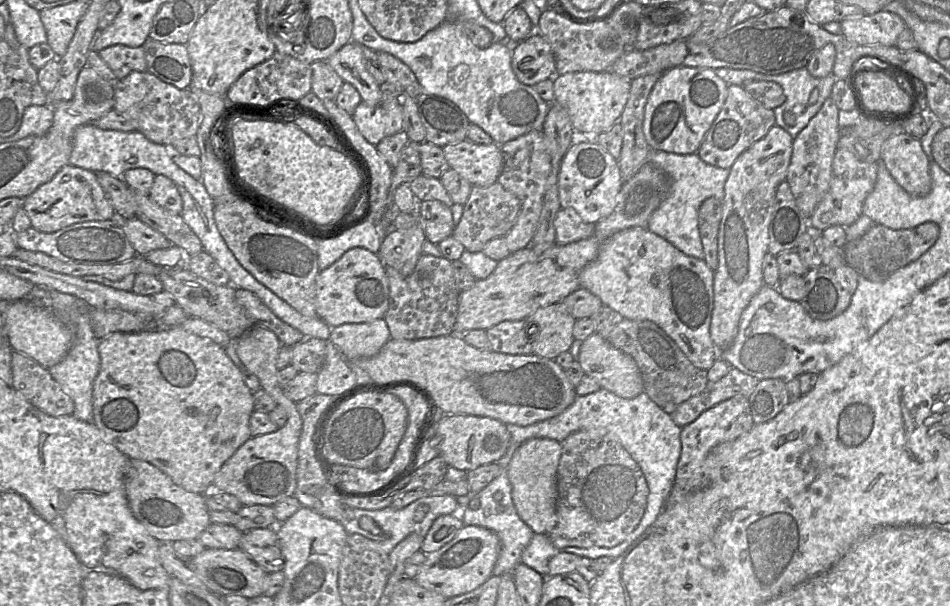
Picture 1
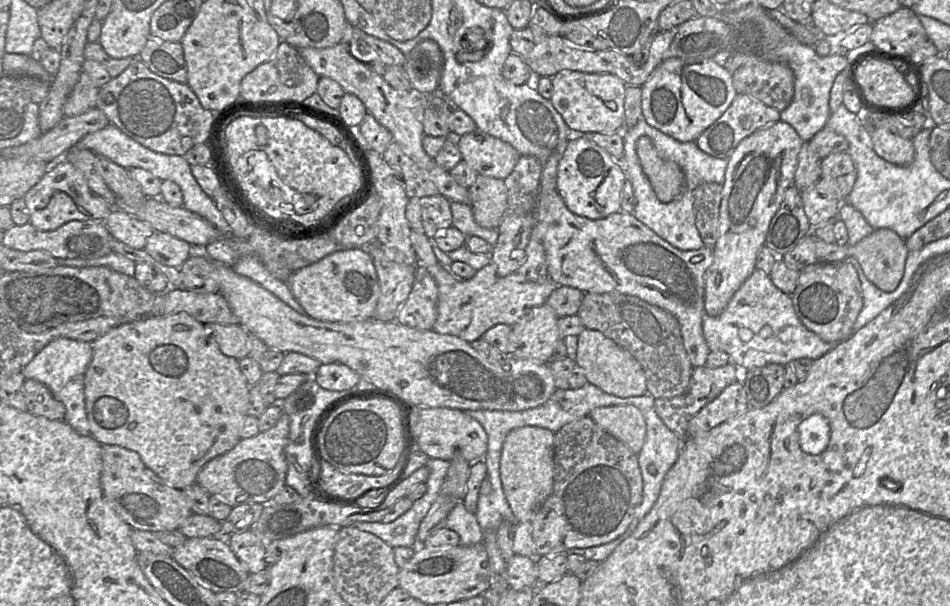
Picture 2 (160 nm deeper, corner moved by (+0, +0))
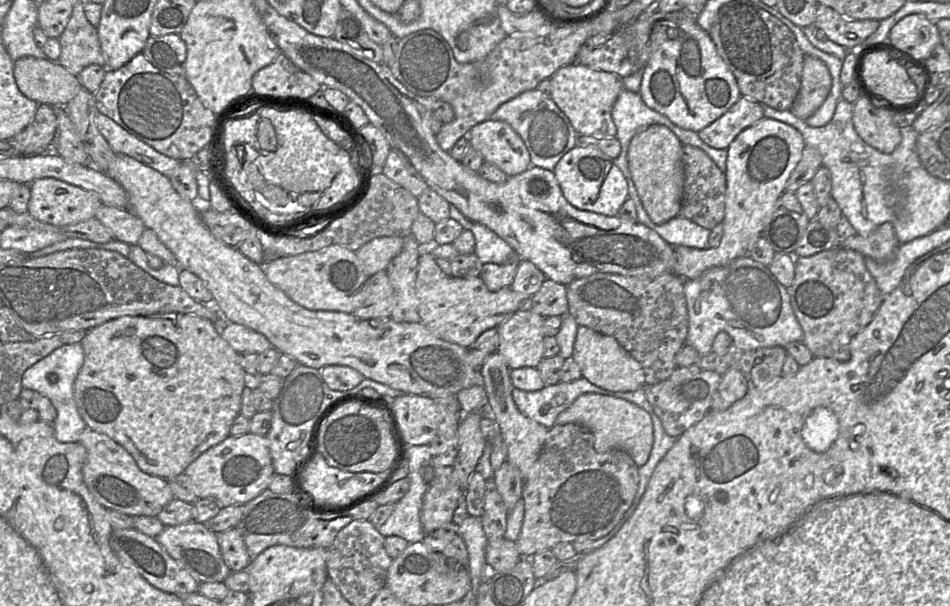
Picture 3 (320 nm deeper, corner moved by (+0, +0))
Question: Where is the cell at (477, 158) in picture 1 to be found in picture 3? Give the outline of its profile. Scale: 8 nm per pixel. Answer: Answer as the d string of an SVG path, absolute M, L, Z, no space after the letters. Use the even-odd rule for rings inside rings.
M488 119L476 124L468 133L468 141L481 154L485 162L496 166L508 177L519 175L531 166L530 155L523 140L504 121Z

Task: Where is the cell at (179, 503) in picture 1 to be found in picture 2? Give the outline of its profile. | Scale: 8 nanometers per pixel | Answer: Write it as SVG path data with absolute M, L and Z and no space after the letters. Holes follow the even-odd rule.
M102 445L101 456L103 469L100 482L103 495L109 505L131 528L150 532L177 530L192 514L184 492L166 485L144 464L137 452L117 445Z

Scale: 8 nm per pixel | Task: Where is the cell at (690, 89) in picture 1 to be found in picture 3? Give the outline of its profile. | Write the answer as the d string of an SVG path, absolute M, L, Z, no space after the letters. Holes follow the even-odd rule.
M699 25L679 28L677 35L664 40L643 68L639 90L644 103L675 125L695 132L722 116L741 93L732 71L719 55L708 32Z

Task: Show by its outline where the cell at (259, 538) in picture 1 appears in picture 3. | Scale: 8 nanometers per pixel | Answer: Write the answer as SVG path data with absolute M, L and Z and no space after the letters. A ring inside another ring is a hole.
M231 528L218 535L220 551L231 572L247 570L252 558L238 528Z

